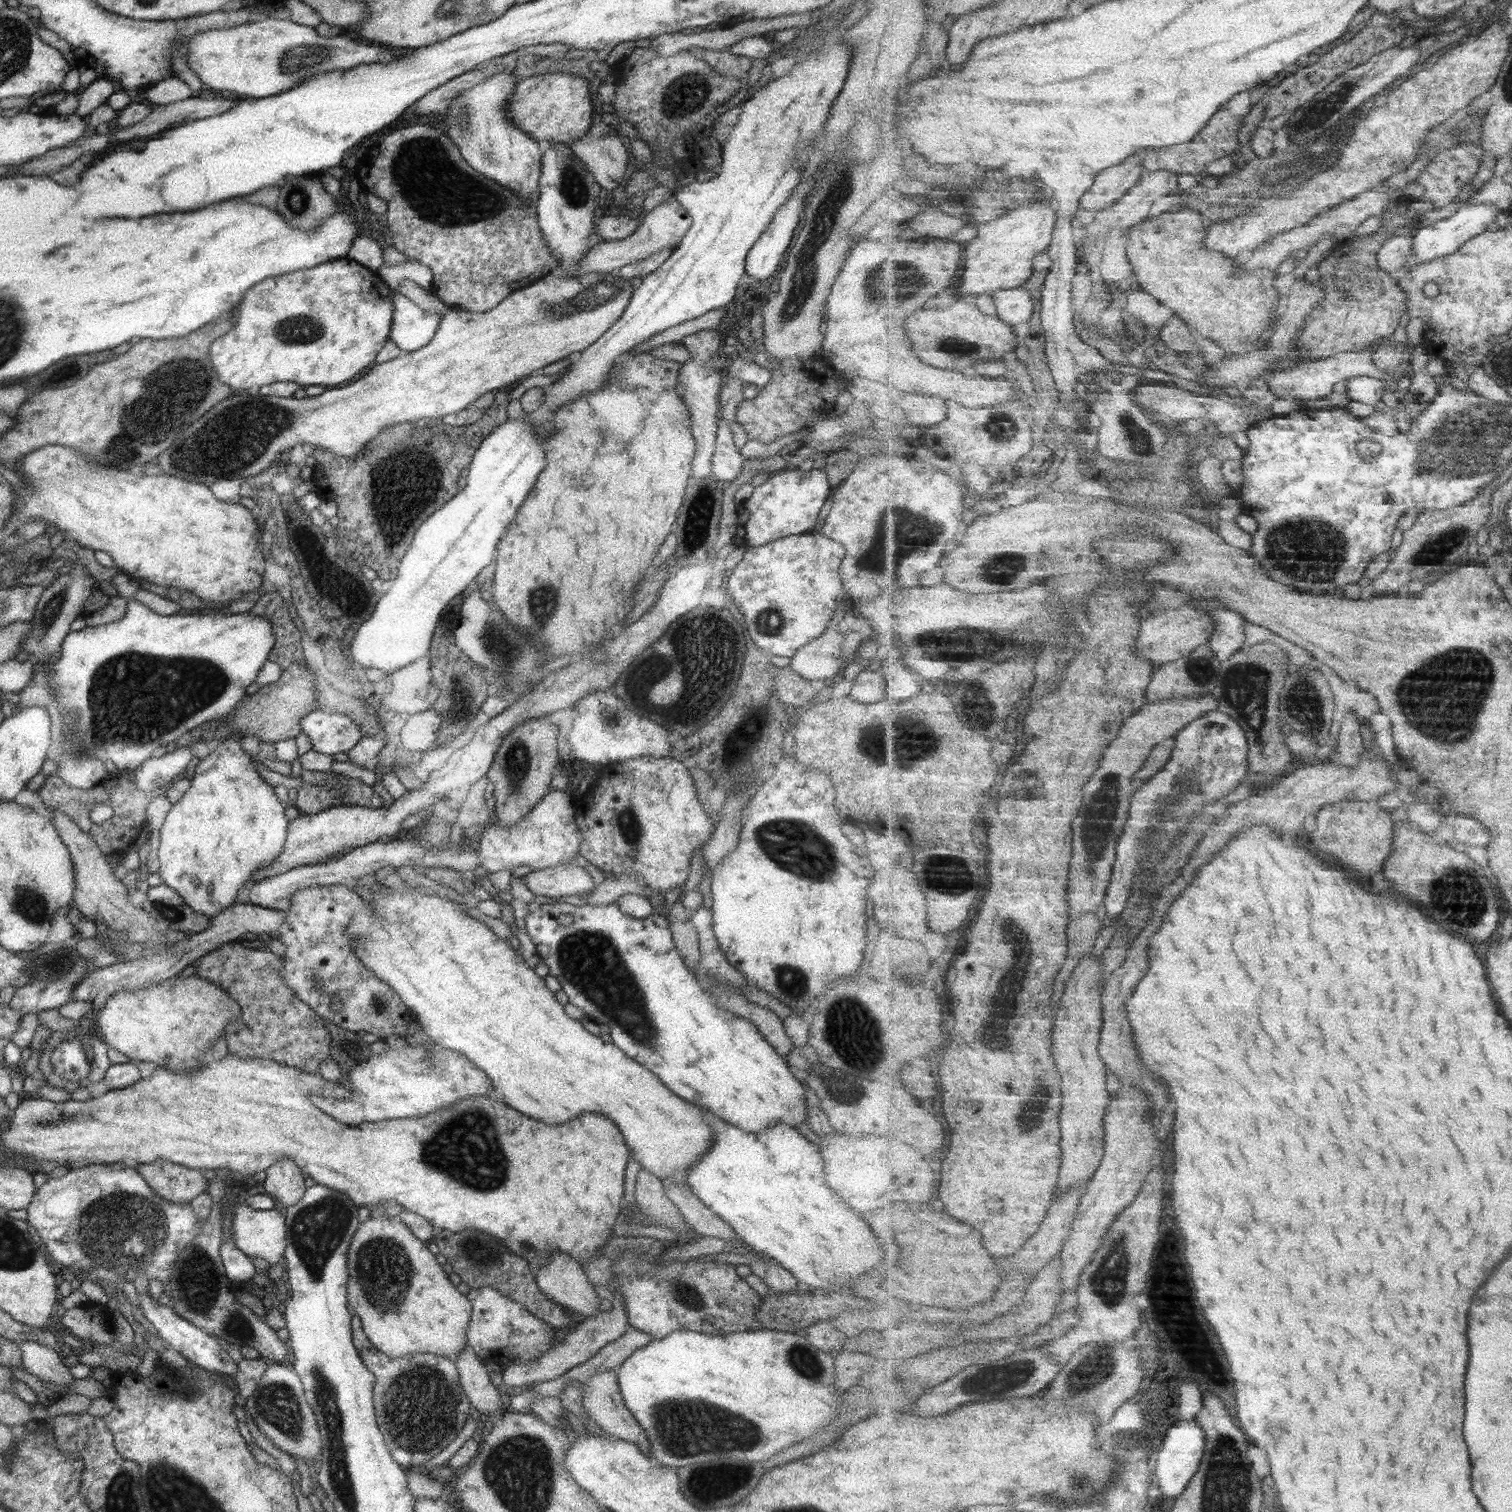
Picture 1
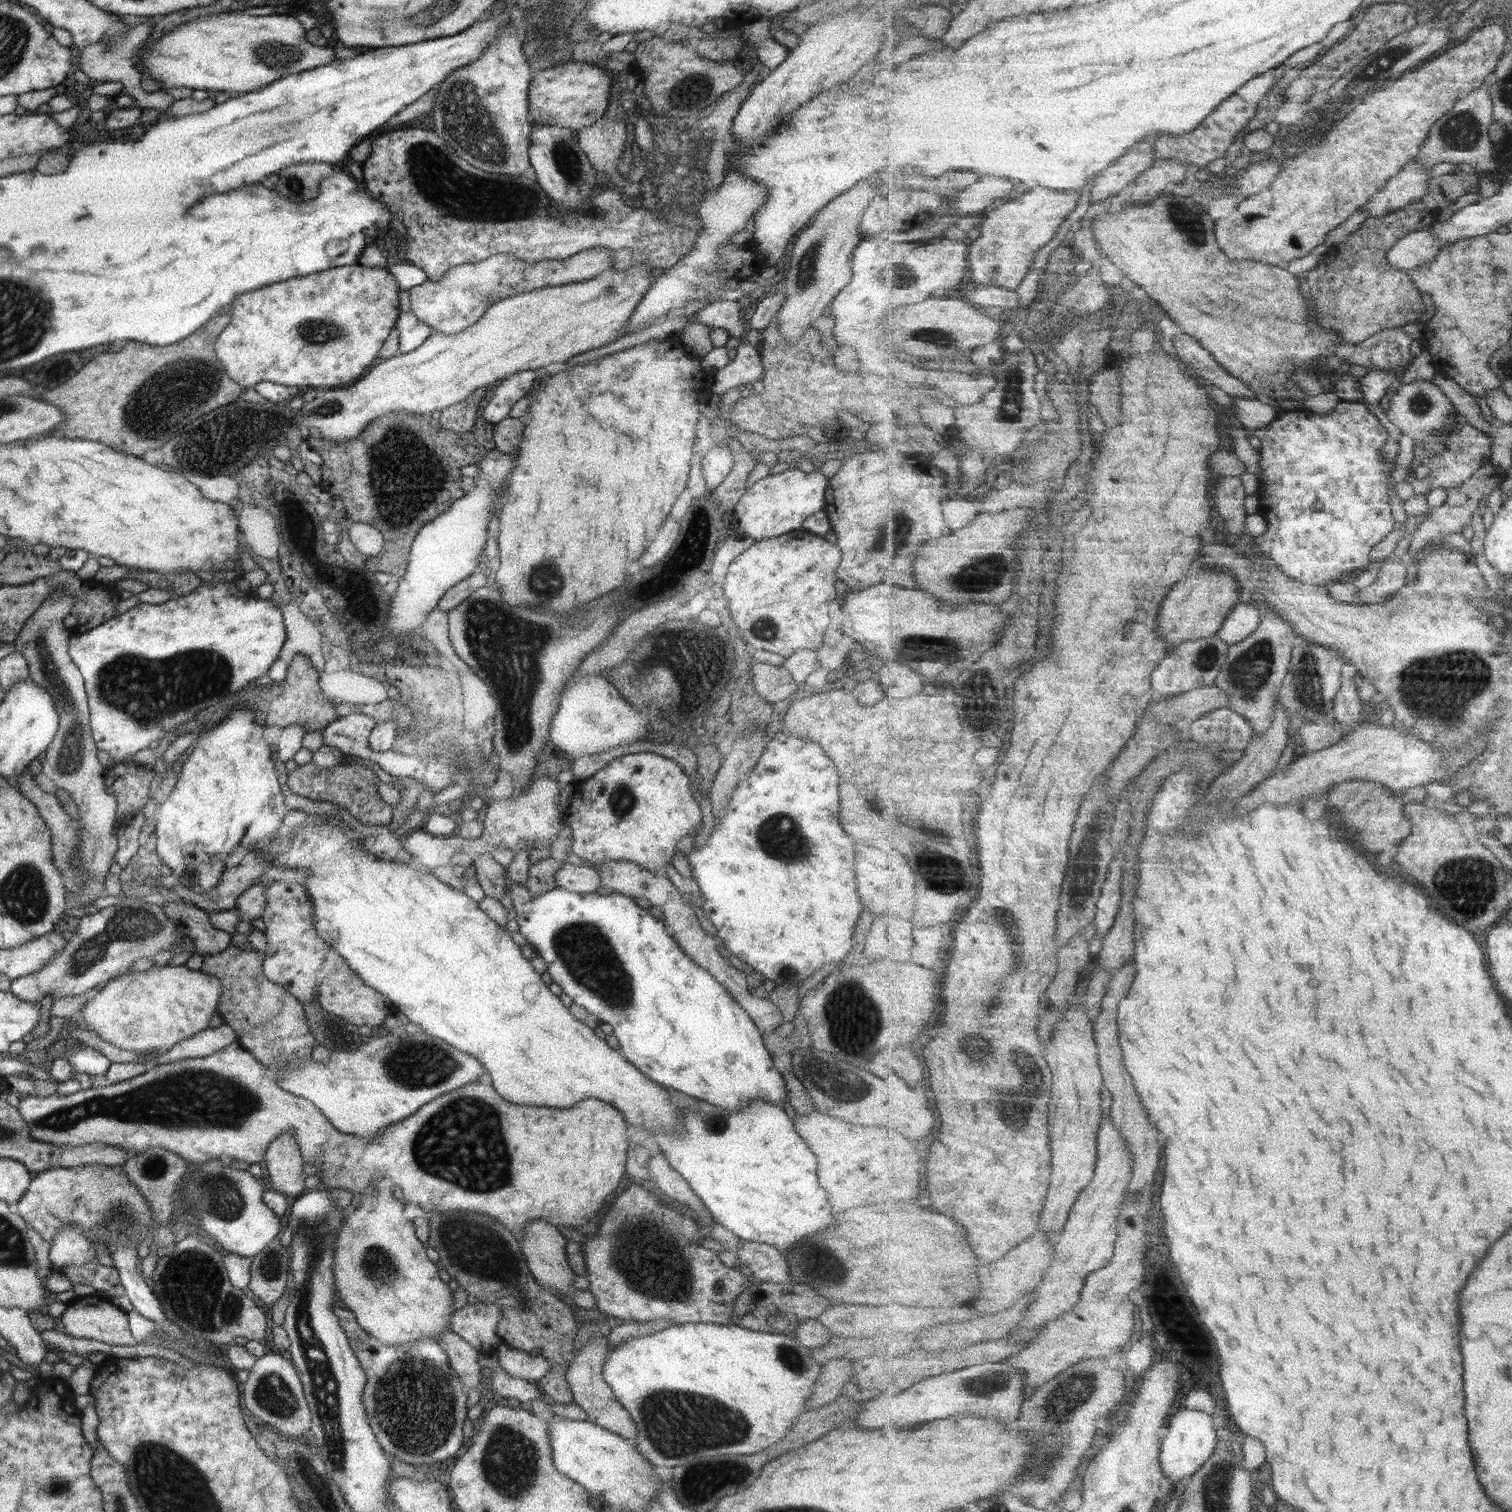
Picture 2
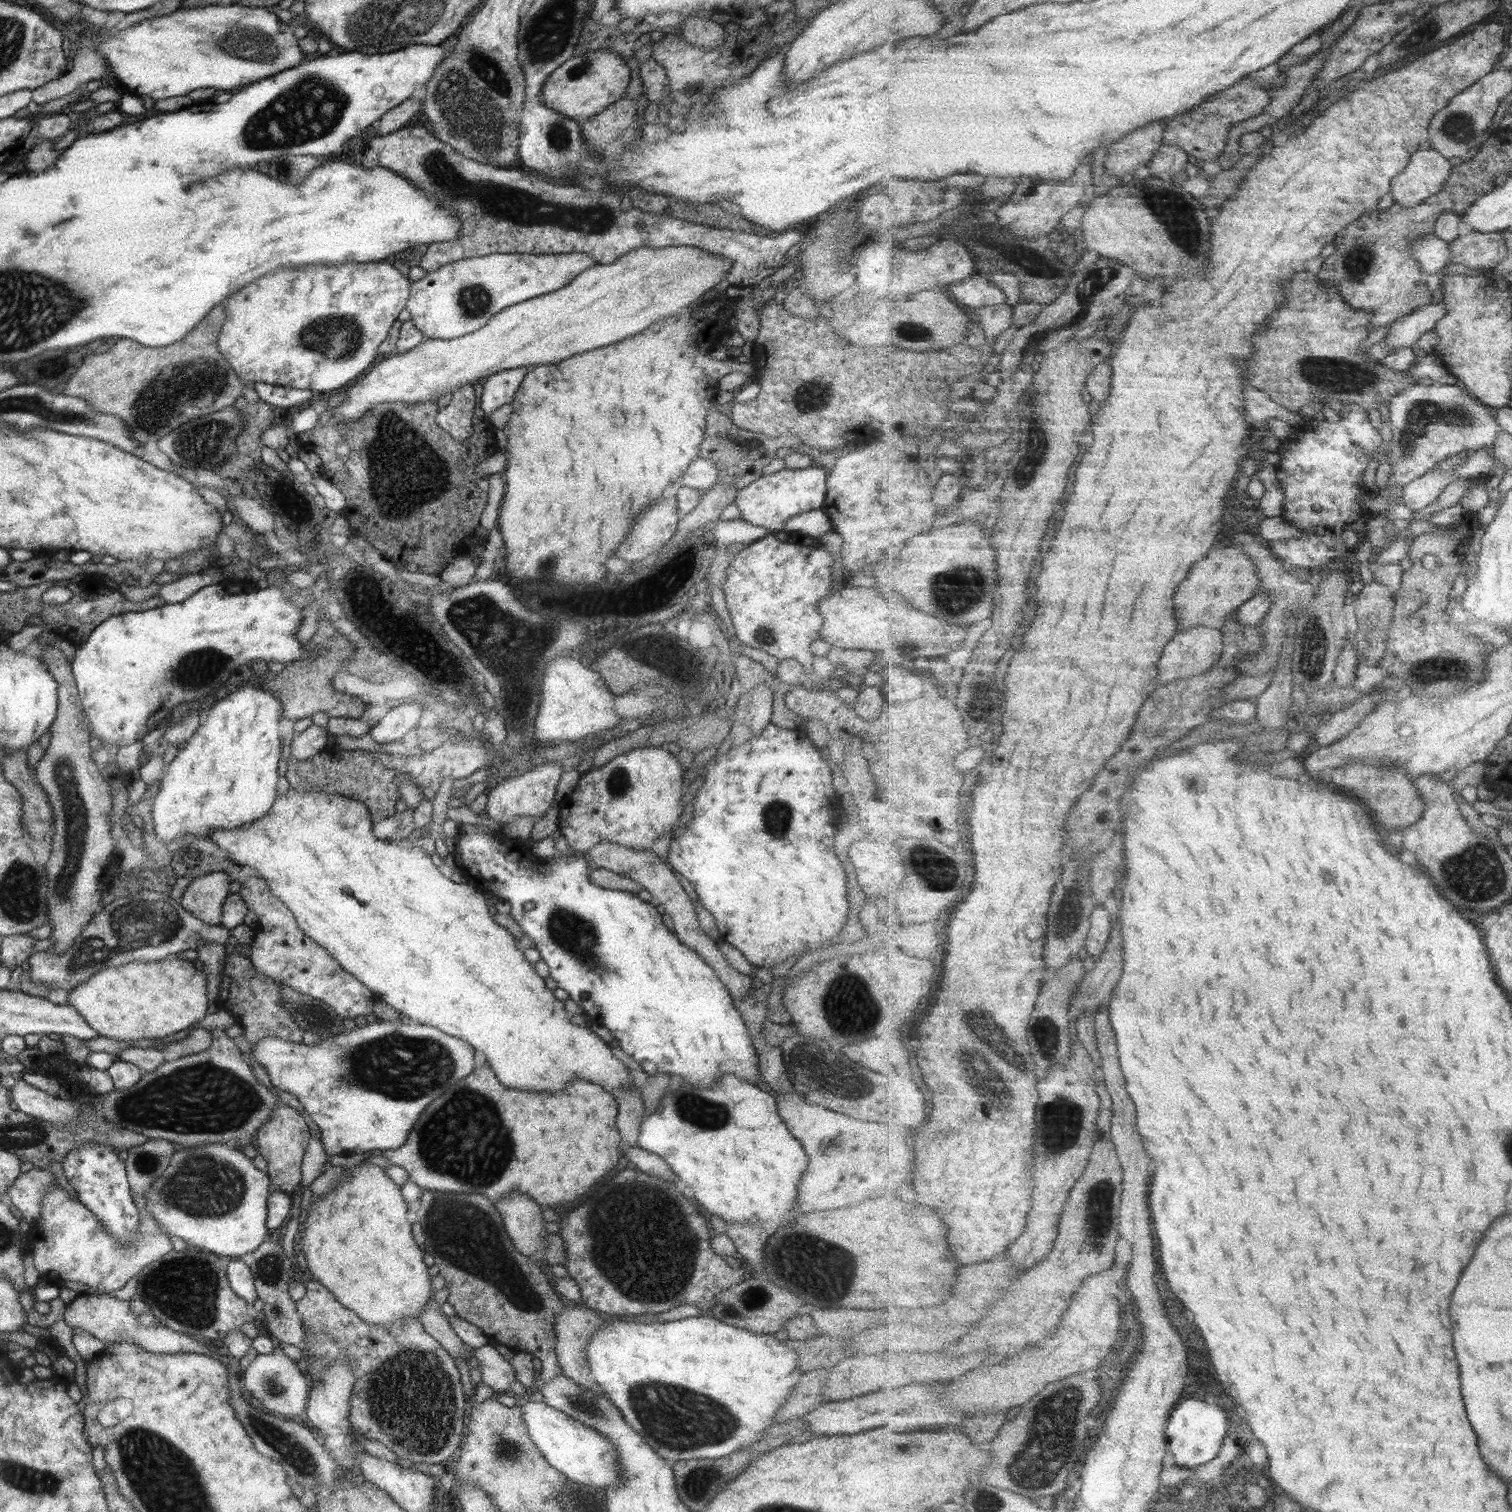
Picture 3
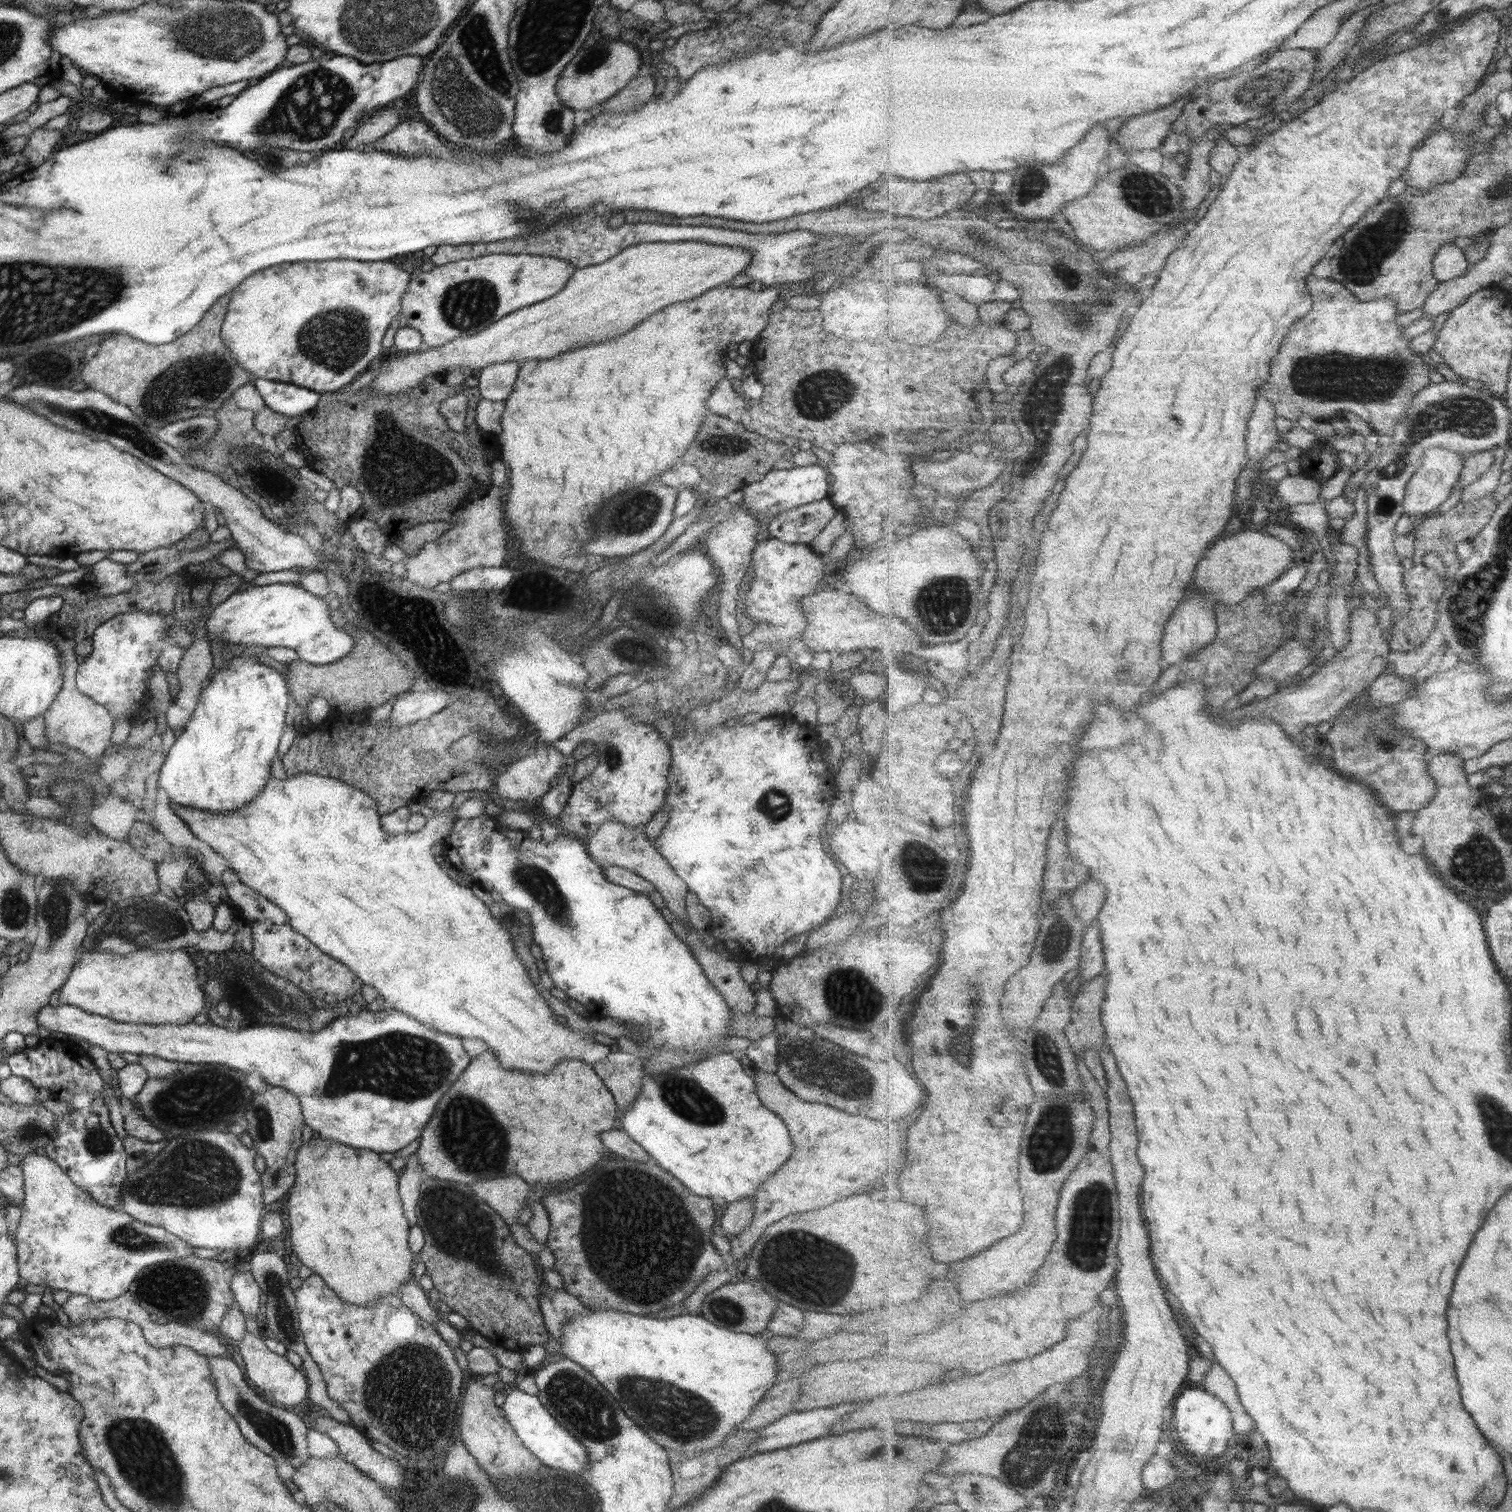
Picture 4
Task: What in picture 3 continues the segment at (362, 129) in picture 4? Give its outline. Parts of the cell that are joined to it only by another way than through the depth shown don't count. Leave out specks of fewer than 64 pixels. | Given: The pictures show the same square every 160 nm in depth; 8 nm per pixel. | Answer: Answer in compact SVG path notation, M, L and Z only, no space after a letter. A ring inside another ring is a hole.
M418 87L411 93L411 96L407 97L407 100L404 100L401 104L394 106L391 110L383 114L383 116L377 120L379 128L377 128L377 132L375 132L373 136L389 134L403 128L405 122L411 120L413 114L421 108L425 94L425 87Z

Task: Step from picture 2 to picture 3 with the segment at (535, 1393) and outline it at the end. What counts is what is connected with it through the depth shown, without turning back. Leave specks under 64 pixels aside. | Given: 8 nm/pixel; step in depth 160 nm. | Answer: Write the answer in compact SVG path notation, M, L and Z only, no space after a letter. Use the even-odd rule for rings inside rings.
M490 1344L481 1346L470 1355L475 1357L481 1372L481 1384L487 1384L492 1392L509 1391L509 1386L516 1381L516 1374L509 1364L504 1360Z

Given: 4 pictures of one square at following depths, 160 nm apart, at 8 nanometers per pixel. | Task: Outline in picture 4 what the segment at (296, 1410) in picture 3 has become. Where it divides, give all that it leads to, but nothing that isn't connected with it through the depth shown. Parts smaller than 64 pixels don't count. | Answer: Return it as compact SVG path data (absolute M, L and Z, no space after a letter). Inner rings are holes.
M245 1330L245 1334L240 1342L237 1342L239 1353L245 1364L245 1380L255 1388L259 1395L268 1402L275 1404L283 1410L288 1410L291 1406L297 1406L306 1396L307 1381L300 1368L294 1368L283 1355L270 1352L263 1345L263 1333L256 1336Z

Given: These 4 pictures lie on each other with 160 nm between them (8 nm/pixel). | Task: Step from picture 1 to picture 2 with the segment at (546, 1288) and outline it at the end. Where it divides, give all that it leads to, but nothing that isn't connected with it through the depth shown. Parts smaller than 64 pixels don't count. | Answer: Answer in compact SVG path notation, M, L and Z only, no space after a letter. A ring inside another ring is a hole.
M534 1220L521 1230L522 1238L519 1238L521 1252L526 1260L527 1268L531 1276L546 1288L553 1288L559 1294L569 1297L576 1288L573 1287L573 1277L576 1275L569 1263L564 1250L566 1239L559 1230L546 1220Z

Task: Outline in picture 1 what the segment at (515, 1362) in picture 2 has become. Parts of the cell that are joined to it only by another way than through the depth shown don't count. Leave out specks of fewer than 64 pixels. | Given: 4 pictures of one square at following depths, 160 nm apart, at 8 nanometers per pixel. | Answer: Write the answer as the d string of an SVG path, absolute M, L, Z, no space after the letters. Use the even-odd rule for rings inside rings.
M613 1292L610 1302L611 1310L602 1312L597 1317L585 1320L574 1330L566 1334L556 1346L553 1346L549 1351L545 1351L539 1359L535 1359L531 1363L525 1363L525 1365L517 1365L517 1363L502 1365L500 1369L502 1372L502 1382L509 1387L513 1386L515 1388L515 1386L519 1386L526 1388L546 1380L553 1380L564 1372L571 1370L571 1368L591 1359L609 1342L613 1342L620 1336L623 1336L625 1330L629 1328L627 1314L625 1314L625 1308L623 1308L623 1296L619 1292Z

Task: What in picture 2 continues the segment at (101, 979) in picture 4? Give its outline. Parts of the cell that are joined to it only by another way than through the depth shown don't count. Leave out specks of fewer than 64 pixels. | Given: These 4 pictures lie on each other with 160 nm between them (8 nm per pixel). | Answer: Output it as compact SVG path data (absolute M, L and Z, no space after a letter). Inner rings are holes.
M167 964L107 981L92 992L80 1011L86 1028L101 1040L121 1050L152 1054L205 1030L221 996L220 980L212 974Z

